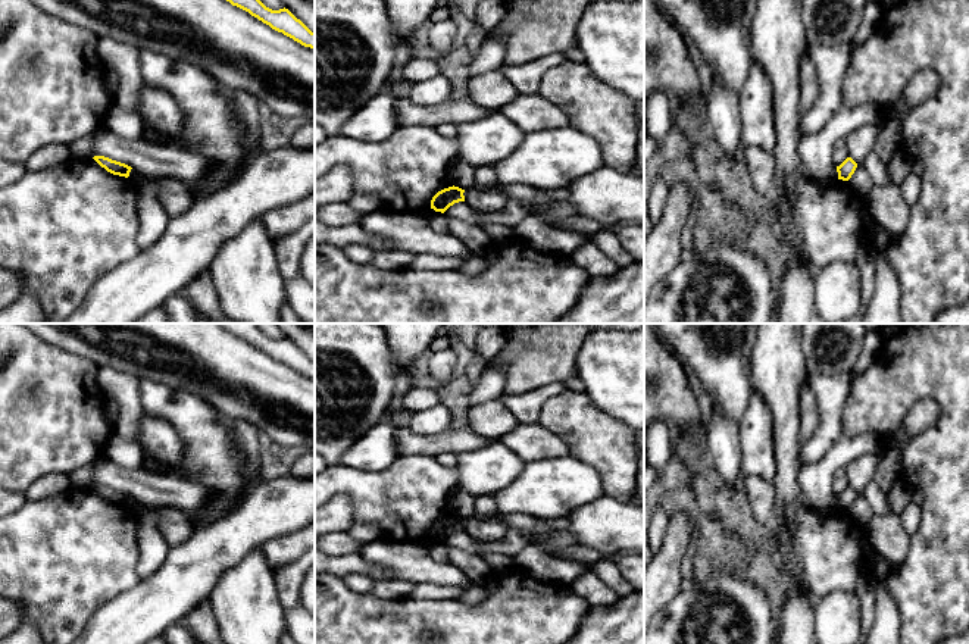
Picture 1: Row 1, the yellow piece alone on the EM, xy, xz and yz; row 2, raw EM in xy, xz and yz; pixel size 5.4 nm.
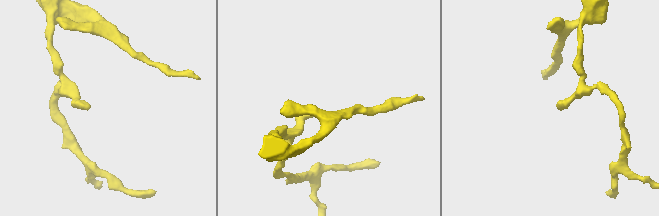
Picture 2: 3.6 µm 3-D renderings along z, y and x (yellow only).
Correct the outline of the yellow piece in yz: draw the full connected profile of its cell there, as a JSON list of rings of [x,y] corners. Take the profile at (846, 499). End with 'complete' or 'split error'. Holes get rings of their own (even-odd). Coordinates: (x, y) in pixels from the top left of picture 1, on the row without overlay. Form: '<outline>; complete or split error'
[[[847,487],[840,495],[837,495],[838,509],[848,510],[856,497],[857,493],[851,487]]]; complete

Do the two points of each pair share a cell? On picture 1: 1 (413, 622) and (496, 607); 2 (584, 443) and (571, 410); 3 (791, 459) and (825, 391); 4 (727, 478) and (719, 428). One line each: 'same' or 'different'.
1: same
2: same
3: different
4: same

